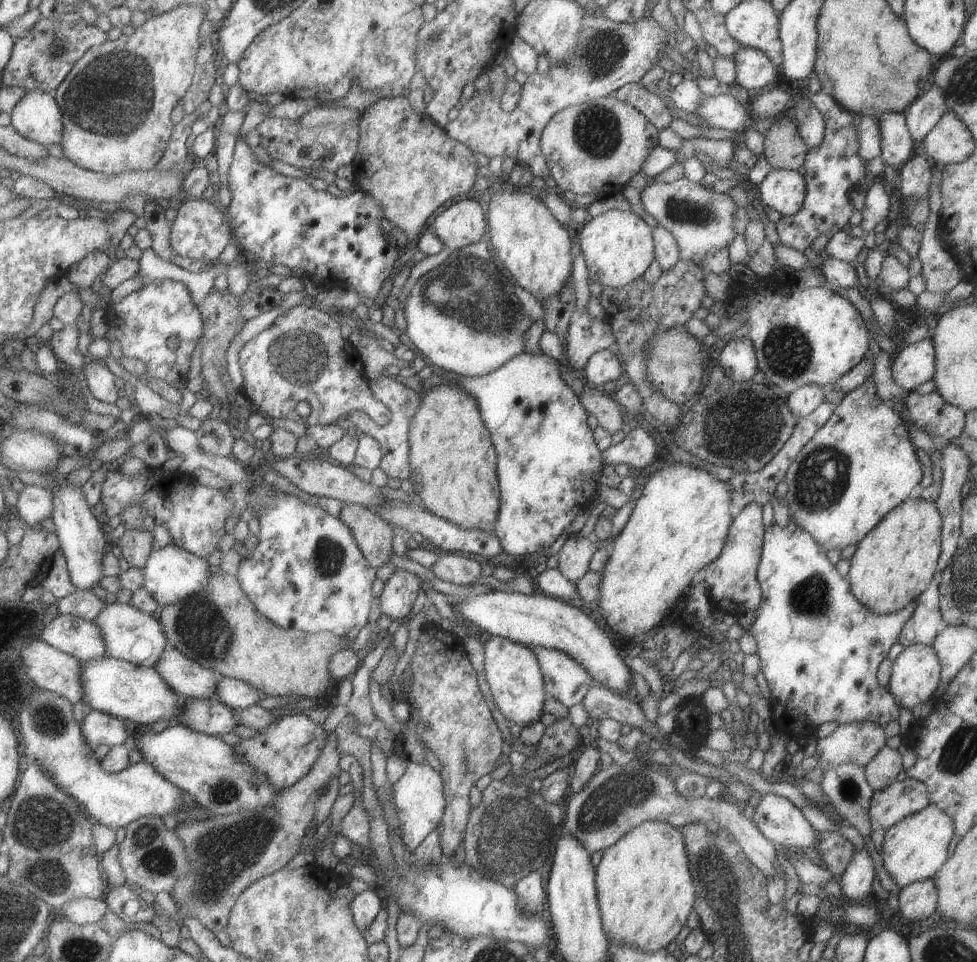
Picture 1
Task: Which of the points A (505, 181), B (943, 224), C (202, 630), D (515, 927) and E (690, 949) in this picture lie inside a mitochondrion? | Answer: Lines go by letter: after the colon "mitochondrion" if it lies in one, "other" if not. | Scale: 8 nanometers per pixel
A: other
B: other
C: mitochondrion
D: mitochondrion
E: other

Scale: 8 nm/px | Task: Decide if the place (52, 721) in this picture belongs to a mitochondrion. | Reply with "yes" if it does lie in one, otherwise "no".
yes

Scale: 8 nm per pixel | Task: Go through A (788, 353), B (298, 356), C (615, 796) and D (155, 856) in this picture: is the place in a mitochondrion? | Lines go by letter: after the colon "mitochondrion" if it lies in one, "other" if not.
A: mitochondrion
B: mitochondrion
C: mitochondrion
D: mitochondrion

